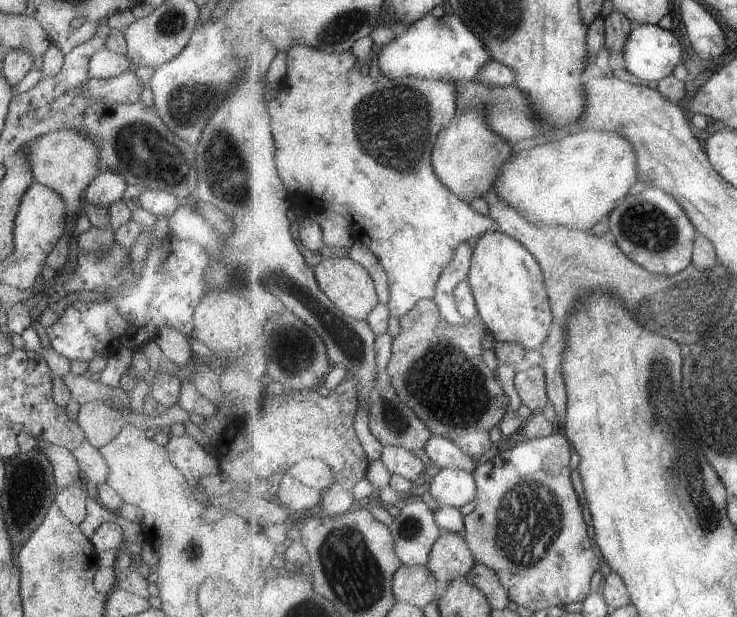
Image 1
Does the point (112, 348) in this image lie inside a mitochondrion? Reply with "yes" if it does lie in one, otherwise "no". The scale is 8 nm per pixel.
no

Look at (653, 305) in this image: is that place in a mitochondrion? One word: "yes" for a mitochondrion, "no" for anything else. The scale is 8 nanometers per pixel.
yes

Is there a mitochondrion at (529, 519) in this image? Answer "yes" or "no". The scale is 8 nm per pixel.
yes

